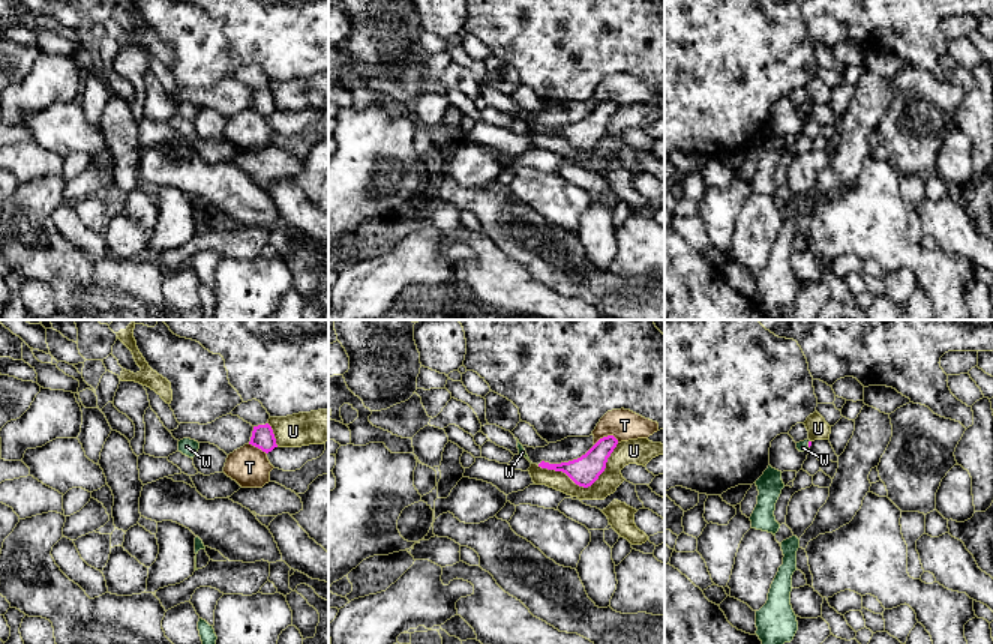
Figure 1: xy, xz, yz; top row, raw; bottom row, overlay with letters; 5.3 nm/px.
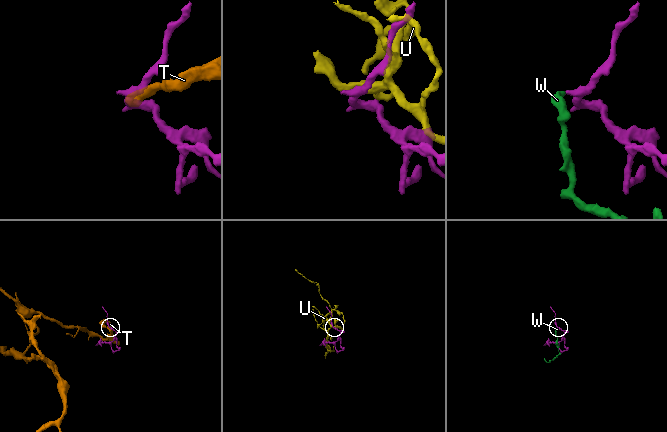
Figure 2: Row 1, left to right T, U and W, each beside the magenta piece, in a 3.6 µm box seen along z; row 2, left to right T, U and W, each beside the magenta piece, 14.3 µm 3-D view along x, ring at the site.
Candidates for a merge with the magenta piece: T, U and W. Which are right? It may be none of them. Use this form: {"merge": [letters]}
{"merge": ["W"]}

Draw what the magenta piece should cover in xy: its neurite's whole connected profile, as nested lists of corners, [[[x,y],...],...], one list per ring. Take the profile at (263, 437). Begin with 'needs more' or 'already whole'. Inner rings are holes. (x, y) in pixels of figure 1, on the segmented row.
already whole; [[[268,423],[254,426],[249,444],[261,449],[266,453],[278,447],[272,426]]]

